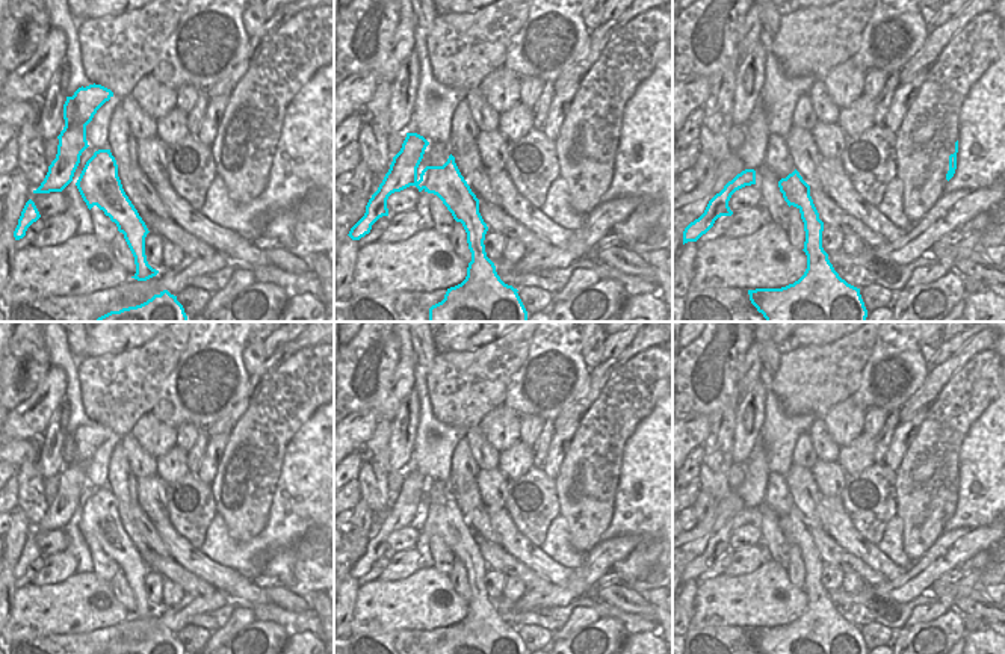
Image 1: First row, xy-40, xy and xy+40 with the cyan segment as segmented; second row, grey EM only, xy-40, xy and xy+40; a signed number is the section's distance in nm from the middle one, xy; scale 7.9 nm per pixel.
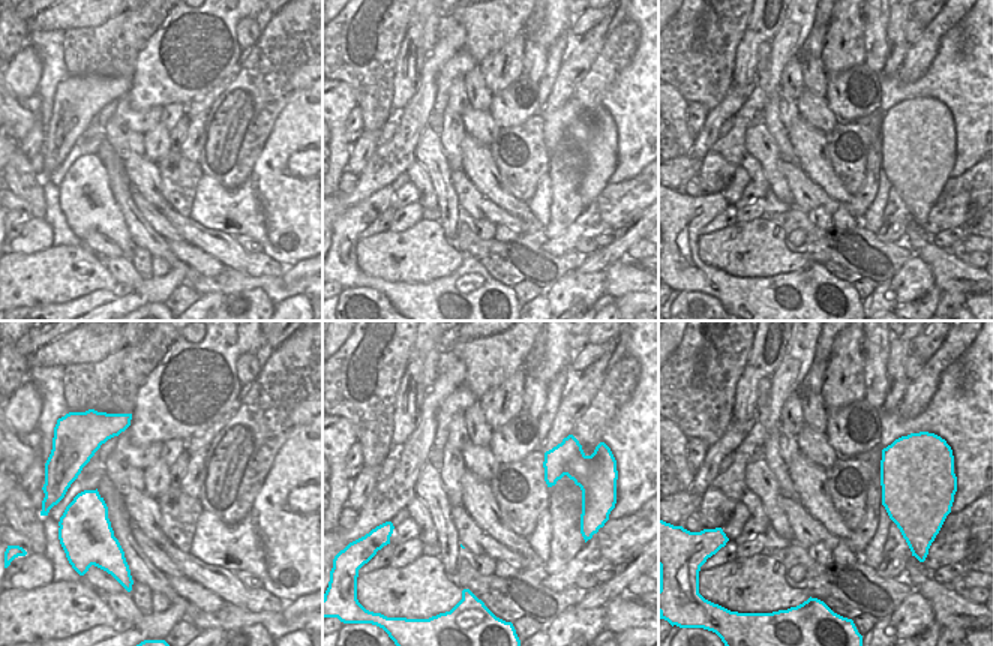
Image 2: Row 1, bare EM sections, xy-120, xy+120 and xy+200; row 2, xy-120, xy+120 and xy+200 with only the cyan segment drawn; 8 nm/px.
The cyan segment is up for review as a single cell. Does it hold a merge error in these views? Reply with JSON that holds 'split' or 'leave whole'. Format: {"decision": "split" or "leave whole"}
{"decision": "leave whole"}

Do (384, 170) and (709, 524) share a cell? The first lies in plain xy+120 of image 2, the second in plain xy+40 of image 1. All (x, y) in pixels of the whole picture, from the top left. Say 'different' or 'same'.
same

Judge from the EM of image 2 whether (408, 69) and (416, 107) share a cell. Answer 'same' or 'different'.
different

